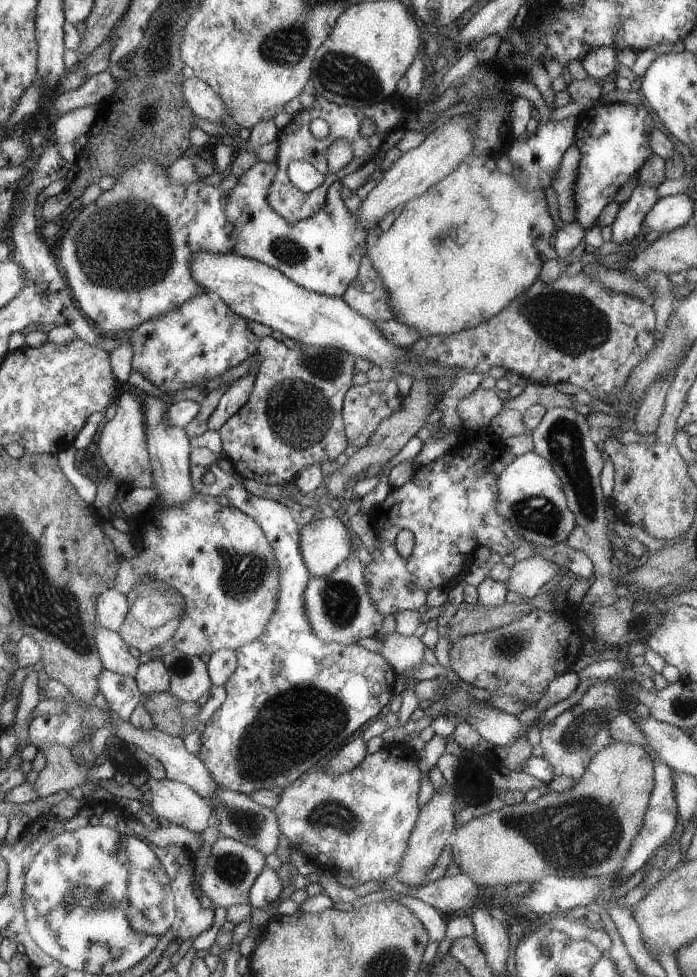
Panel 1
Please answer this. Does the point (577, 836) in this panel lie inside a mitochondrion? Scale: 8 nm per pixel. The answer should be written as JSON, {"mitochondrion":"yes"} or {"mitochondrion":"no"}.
{"mitochondrion":"yes"}

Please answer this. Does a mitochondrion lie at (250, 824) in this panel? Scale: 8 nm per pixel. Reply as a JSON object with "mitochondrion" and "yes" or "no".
{"mitochondrion":"yes"}

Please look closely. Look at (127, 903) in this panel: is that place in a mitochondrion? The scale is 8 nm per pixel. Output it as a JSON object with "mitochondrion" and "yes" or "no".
{"mitochondrion":"yes"}

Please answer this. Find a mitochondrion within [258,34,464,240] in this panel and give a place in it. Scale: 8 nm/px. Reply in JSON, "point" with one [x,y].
{"point":[341,74]}

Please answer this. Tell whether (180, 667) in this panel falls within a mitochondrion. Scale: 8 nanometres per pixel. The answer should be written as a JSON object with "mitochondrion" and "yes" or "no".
{"mitochondrion":"yes"}

